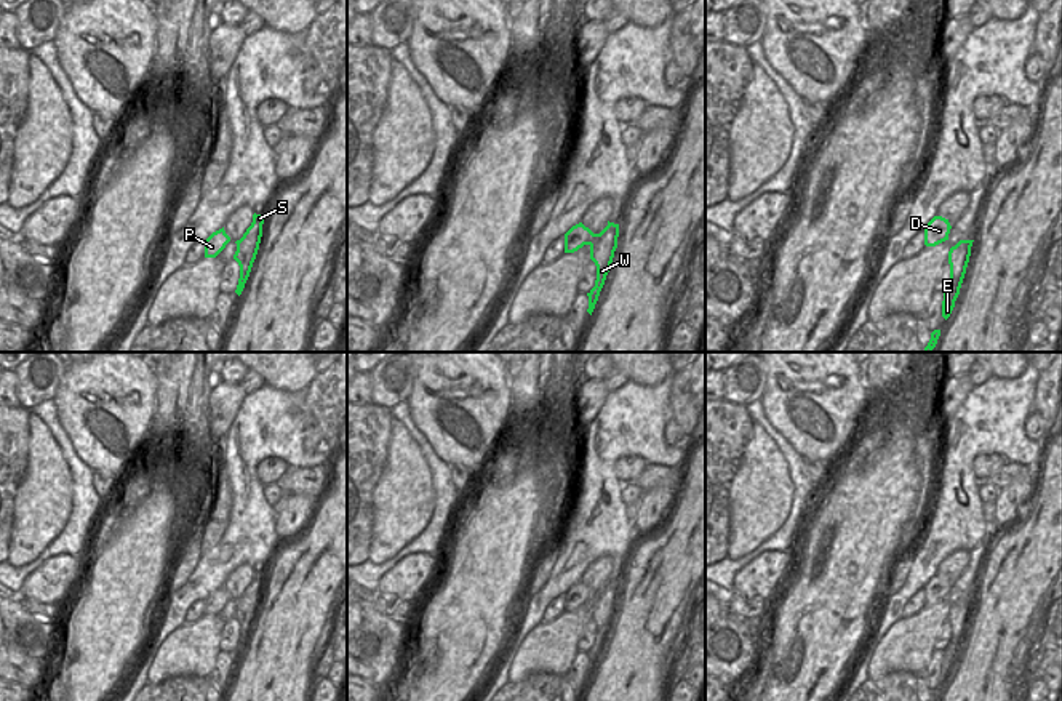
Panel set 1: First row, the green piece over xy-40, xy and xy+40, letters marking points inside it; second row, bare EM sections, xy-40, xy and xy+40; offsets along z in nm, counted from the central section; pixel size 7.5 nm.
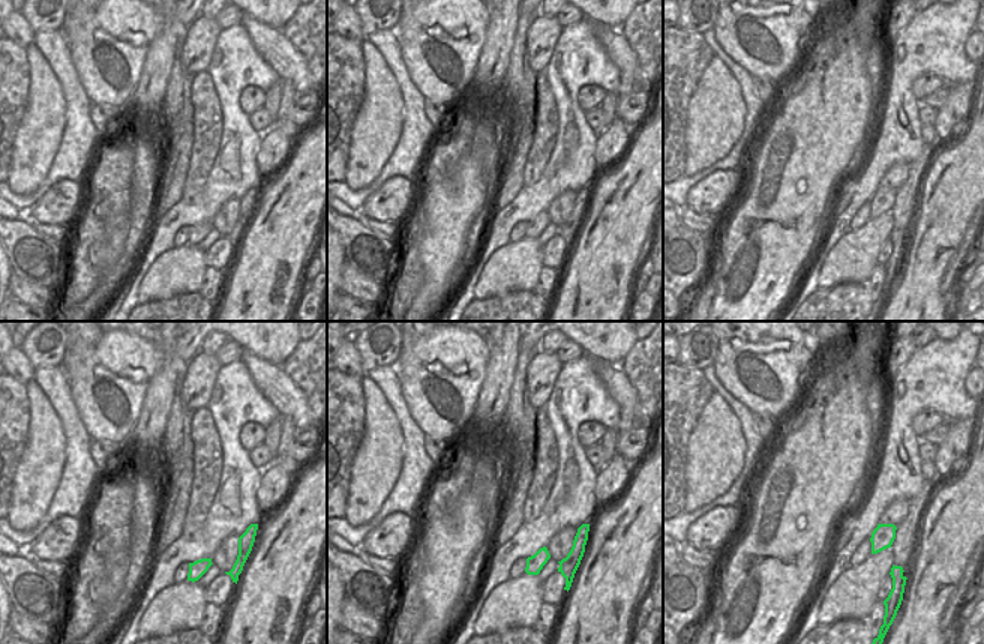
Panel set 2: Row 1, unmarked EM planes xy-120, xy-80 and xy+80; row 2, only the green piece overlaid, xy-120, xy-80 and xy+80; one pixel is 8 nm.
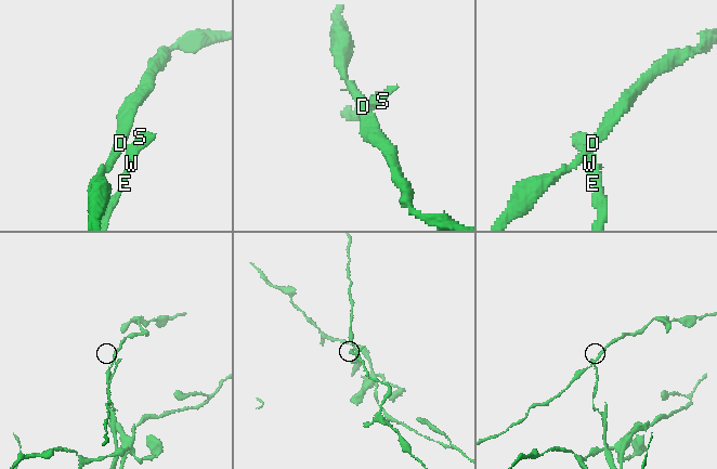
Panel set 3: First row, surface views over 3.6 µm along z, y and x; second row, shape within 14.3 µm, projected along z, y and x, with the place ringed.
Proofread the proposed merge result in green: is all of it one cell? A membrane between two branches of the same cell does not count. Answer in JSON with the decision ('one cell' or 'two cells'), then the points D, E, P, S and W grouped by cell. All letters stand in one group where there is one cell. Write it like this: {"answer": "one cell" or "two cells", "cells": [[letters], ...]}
{"answer": "two cells", "cells": [["D", "P"], ["E", "S", "W"]]}

